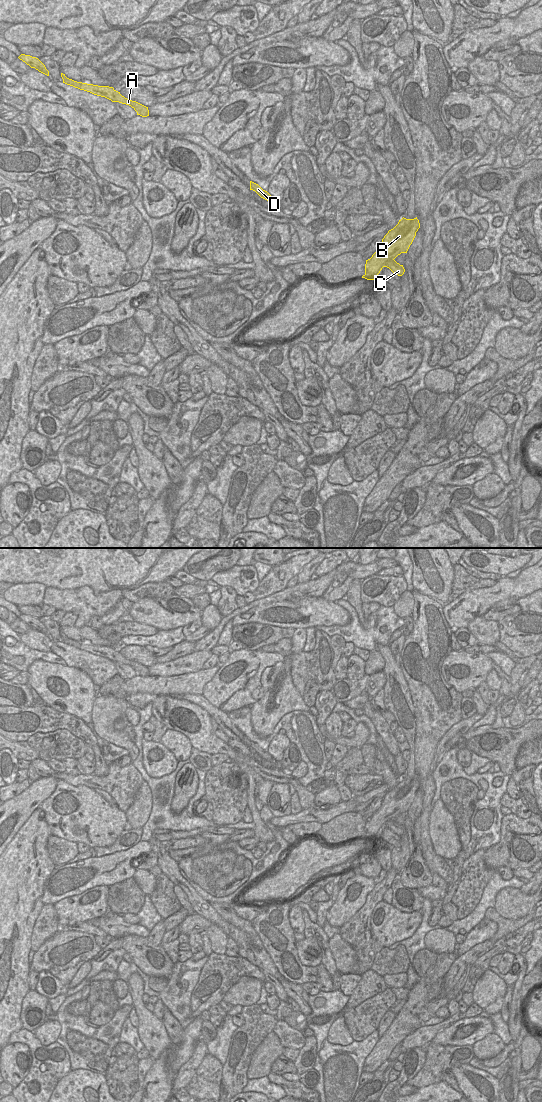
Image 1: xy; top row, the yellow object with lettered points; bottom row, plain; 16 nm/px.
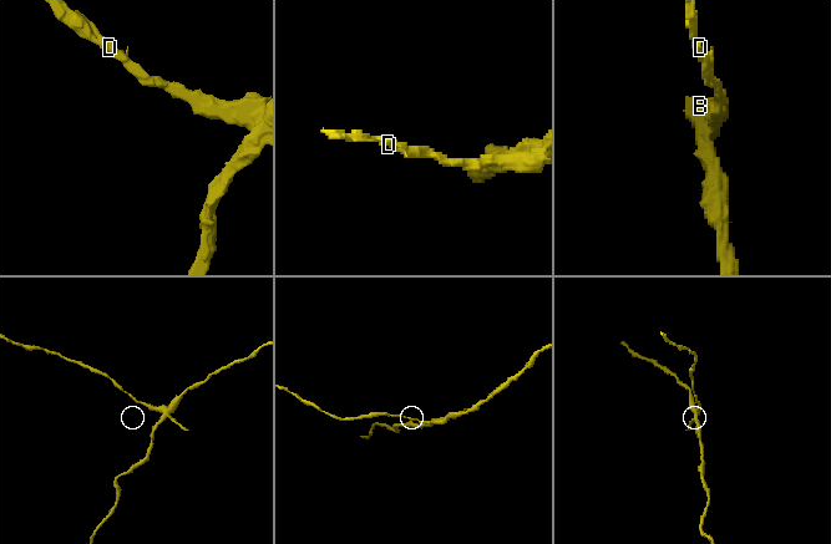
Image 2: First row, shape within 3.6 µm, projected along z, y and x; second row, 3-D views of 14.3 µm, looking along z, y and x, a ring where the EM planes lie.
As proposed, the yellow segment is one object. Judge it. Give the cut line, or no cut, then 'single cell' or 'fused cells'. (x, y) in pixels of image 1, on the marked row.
xy (393, 259), (390, 259), (384, 266) | fused cells

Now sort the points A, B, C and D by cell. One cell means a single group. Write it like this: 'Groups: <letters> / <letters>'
Groups: A C D / B.

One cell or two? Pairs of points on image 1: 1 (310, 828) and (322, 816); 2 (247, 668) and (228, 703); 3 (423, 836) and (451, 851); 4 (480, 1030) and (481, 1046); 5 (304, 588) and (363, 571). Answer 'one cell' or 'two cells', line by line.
1: two cells
2: one cell
3: two cells
4: two cells
5: one cell

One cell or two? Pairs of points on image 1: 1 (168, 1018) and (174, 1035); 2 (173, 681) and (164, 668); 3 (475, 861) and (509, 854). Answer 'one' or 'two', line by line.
1: one
2: two
3: two

